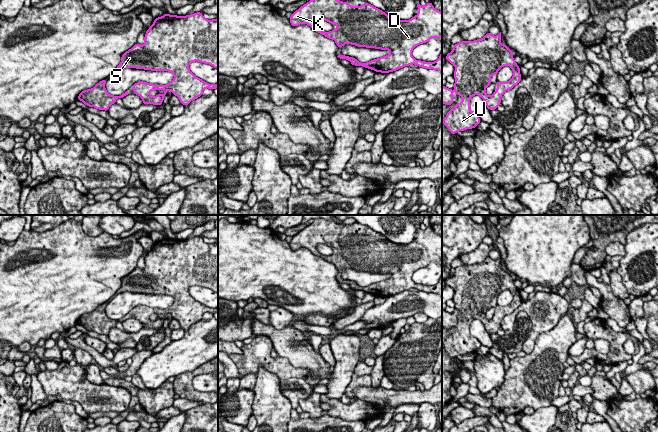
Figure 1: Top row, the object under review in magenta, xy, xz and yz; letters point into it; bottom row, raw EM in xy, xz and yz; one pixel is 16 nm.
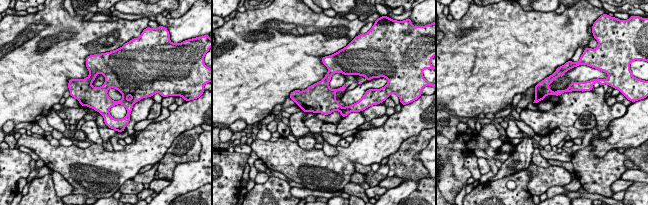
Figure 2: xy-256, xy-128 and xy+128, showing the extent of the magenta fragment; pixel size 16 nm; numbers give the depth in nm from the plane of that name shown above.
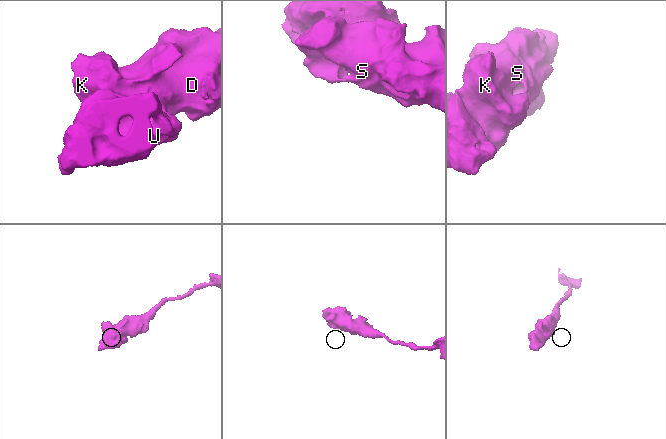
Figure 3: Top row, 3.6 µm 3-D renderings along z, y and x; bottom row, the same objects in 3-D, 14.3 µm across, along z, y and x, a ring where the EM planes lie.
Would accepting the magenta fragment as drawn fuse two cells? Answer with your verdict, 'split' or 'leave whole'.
leave whole

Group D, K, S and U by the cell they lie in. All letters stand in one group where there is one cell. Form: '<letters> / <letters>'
D K S U

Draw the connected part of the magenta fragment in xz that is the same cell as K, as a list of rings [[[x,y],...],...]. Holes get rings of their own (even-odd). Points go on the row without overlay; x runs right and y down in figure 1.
[[[318,218],[293,236],[289,246],[293,251],[307,248],[314,255],[334,264],[339,272],[351,268],[390,275],[388,279],[366,287],[343,278],[337,280],[340,284],[349,284],[354,290],[387,298],[415,288],[442,296],[442,276],[434,286],[416,284],[412,280],[416,270],[442,261],[442,236],[436,234],[431,226],[425,230],[418,227],[417,231],[418,238],[411,243],[397,244],[369,227],[350,230],[349,225]],[[318,244],[325,244],[338,252],[325,256],[317,251]]]

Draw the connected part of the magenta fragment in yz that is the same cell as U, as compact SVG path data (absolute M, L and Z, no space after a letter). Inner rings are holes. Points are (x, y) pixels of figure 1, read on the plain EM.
M488 256L481 263L456 267L446 279L446 284L455 291L455 313L442 309L442 327L452 329L454 316L462 321L462 326L456 327L442 344L451 358L480 348L480 341L470 334L470 324L474 319L480 320L491 335L501 328L502 319L520 306L520 291L514 285L513 276L500 265L501 256L497 260ZM504 290L511 291L513 301L507 306L497 305L497 314L488 320L486 312L491 308L491 301Z

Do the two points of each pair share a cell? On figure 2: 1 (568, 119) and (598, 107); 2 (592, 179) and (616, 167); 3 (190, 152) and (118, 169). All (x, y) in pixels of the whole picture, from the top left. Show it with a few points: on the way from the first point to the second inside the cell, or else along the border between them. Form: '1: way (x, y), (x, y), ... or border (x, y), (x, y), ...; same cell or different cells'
1: way (575, 111), (579, 107), (590, 107); same cell
2: way (598, 173), (610, 167); same cell
3: border (174, 139), (166, 153), (157, 162); different cells

